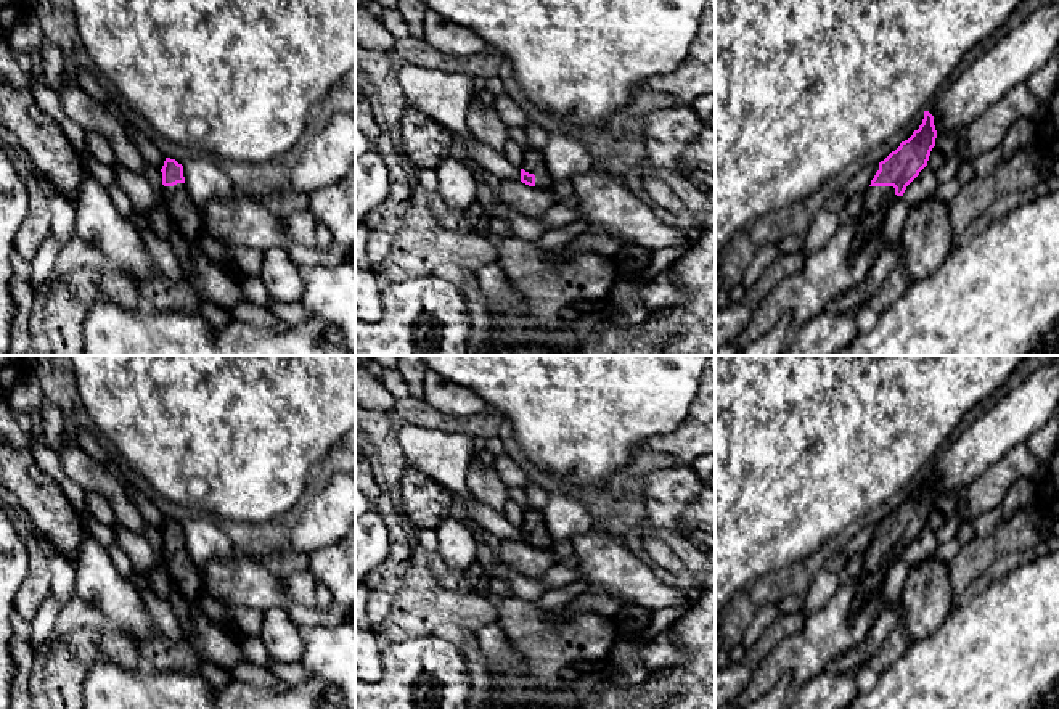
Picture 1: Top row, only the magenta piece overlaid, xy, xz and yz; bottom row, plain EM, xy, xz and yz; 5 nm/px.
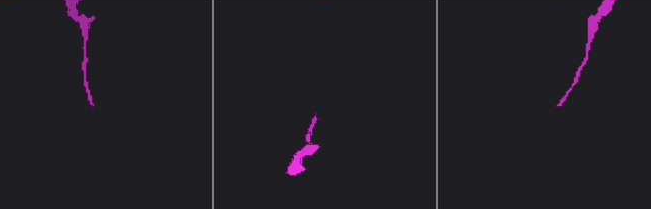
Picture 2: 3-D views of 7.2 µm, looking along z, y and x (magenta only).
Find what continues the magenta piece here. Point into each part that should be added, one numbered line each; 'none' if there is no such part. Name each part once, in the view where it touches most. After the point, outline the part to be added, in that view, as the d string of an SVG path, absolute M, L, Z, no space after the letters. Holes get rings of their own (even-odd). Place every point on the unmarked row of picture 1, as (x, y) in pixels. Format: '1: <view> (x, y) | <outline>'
1: yz (878, 560) | M868 547L860 576L863 596L884 588L887 571L895 558L893 547Z

